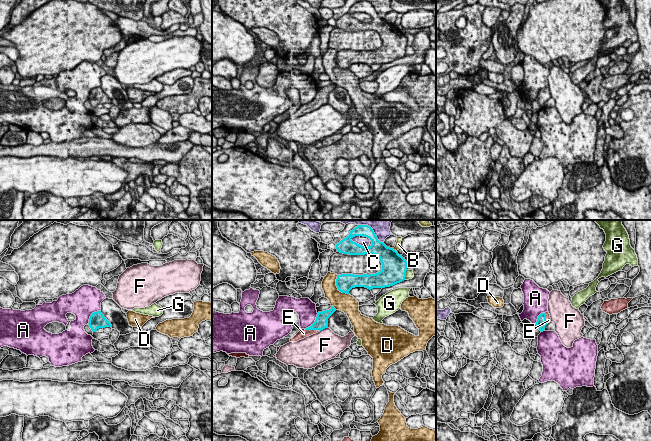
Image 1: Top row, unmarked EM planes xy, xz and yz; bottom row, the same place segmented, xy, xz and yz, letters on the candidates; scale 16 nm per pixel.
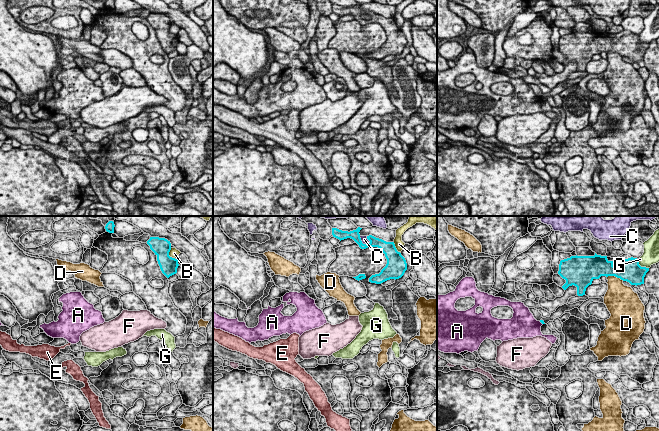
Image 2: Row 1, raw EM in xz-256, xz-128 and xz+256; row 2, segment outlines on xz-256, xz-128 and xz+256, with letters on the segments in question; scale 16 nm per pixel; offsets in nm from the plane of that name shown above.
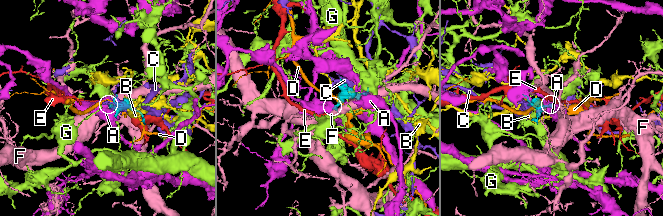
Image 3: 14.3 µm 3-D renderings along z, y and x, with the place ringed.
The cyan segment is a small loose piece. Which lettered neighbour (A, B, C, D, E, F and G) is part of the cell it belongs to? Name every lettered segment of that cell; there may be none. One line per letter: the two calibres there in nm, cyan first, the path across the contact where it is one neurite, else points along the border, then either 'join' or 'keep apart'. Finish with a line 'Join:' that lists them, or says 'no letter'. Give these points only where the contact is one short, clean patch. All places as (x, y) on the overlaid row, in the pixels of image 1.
A: 260 nm thick on the cyan side, 460 nm on the other; keep apart
B: 380 nm thick on the cyan side, 100 nm on the other; keep apart
C: 260 nm thick on the cyan side, 130 nm on the other; keep apart
D: 280 nm thick on the cyan side, 280 nm on the other; keep apart
E: 220 nm thick on the cyan side, 140 nm on the other; join
F: 220 nm thick on the cyan side, 440 nm on the other; border along xz (327, 327), (320, 331); keep apart
G: 400 nm thick on the cyan side, 130 nm on the other; keep apart
Join: E

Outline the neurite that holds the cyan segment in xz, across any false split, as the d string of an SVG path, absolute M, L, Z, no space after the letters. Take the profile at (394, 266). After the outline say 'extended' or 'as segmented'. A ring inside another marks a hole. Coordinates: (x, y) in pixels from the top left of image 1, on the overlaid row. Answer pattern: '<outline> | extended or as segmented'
M358 225L349 235L336 244L338 252L349 255L373 254L379 257L382 263L382 270L376 274L341 274L337 276L336 286L342 293L349 294L355 287L365 287L368 289L385 288L393 286L405 280L407 271L407 261L393 248L387 247L380 242L373 229L368 225ZM355 236L367 237L372 244L364 247L351 239Z | as segmented

